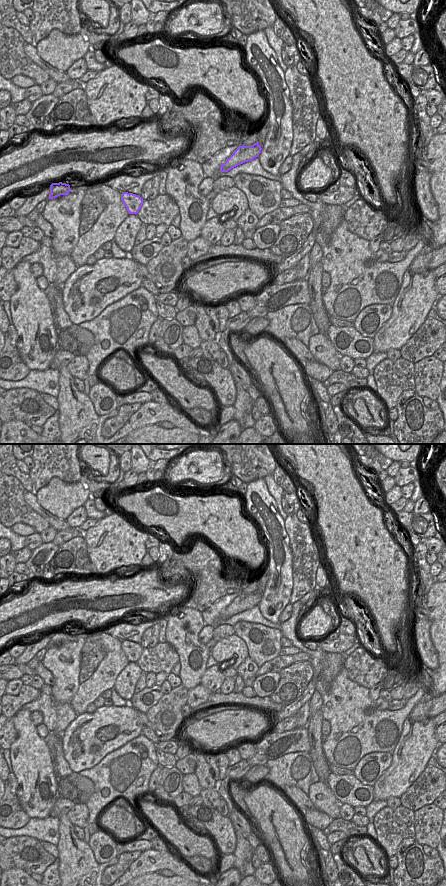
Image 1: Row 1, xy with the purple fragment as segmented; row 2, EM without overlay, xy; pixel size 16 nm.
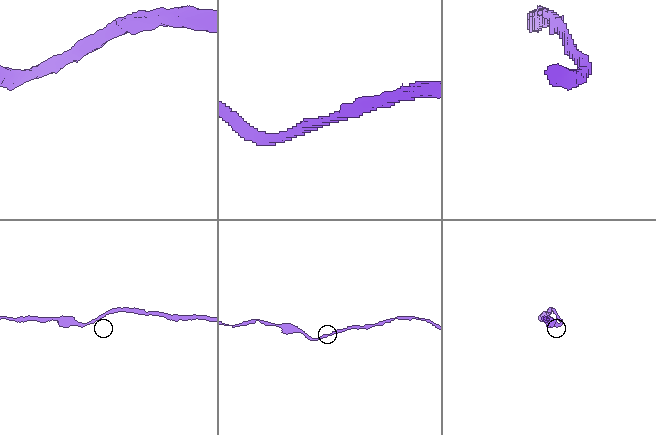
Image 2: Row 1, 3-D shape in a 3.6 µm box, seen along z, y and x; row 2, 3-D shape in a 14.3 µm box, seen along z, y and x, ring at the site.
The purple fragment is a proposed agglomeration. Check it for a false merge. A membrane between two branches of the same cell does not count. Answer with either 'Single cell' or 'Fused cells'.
Single cell

